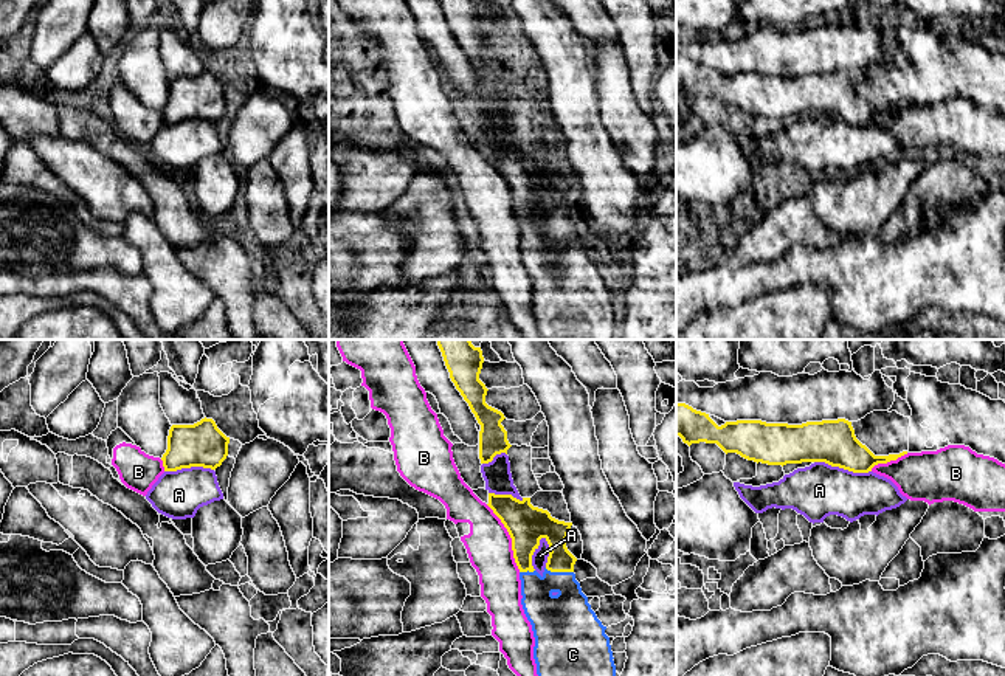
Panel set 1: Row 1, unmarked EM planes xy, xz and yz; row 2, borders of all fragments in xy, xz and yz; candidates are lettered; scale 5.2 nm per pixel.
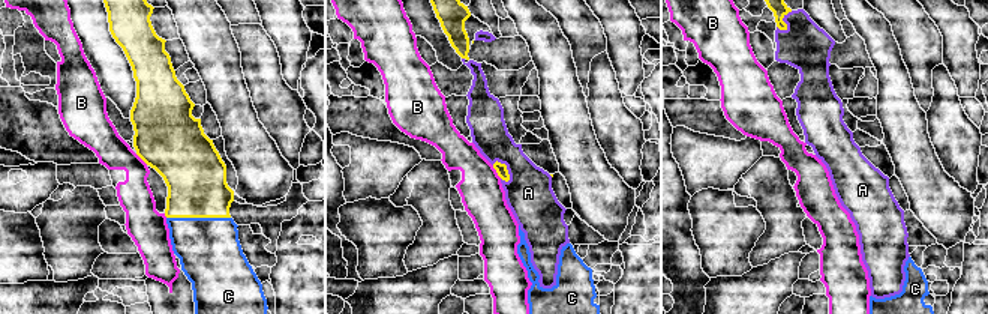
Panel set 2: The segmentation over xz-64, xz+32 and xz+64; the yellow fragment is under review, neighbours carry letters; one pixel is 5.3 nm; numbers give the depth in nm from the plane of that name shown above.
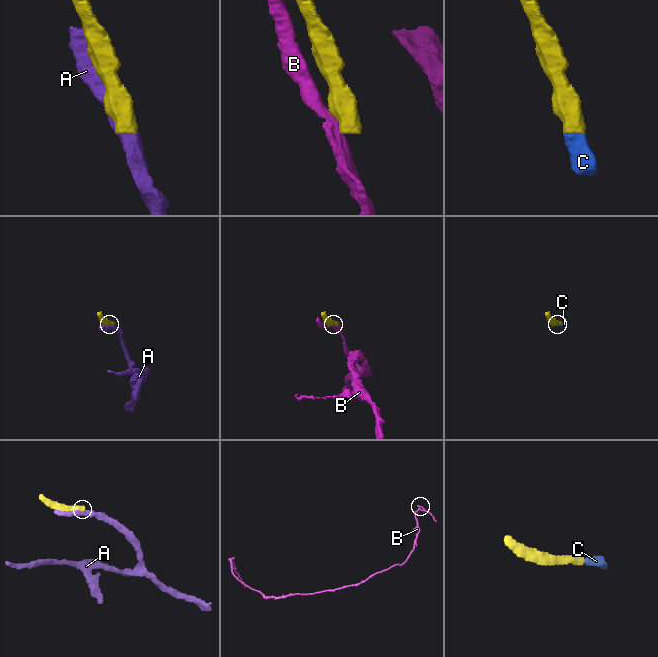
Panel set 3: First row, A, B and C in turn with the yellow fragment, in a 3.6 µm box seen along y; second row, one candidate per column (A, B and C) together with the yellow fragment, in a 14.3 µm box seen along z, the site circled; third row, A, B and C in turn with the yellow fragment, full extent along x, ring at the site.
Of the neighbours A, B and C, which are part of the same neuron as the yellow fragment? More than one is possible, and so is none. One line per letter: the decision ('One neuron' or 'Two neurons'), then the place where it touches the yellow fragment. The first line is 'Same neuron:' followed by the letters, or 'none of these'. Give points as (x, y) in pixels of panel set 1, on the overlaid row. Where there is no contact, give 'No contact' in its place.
Same neuron: C
A: Two neurons. Touches yellow at xz (534, 551)
B: Two neurons. Touches yellow at xz (511, 537)
C: One neuron. Touches yellow at xz (559, 571)

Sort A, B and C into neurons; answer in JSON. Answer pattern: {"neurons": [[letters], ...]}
{"neurons": [["A"], ["B"], ["C"]]}

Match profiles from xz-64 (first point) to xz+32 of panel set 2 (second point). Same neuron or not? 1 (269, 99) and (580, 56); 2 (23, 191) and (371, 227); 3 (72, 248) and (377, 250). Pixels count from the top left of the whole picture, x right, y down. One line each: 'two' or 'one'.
1: two
2: two
3: two

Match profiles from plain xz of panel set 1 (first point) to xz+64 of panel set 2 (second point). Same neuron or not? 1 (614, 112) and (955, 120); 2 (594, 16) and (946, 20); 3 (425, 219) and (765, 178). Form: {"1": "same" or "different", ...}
{"1": "same", "2": "different", "3": "same"}

